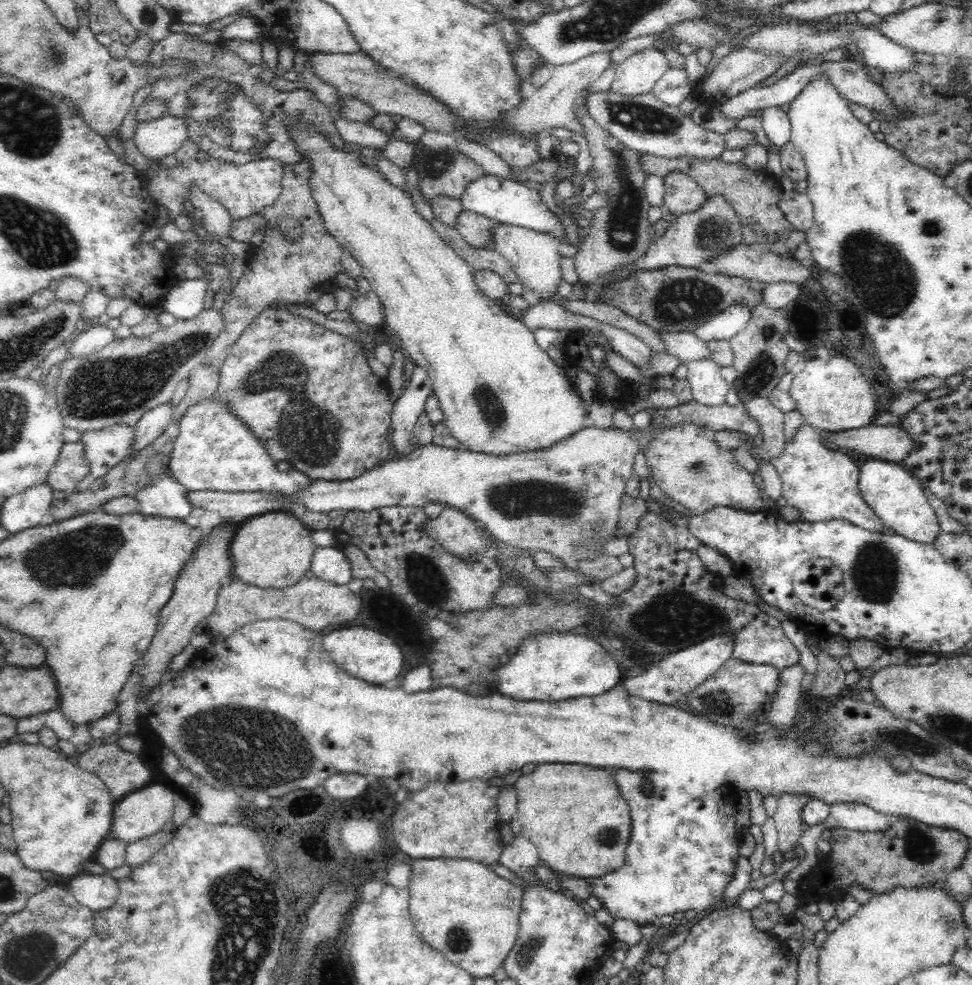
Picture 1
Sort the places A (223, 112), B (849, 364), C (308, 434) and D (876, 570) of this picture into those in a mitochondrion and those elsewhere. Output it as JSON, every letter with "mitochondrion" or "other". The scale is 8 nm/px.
{"A":"mitochondrion","B":"other","C":"mitochondrion","D":"mitochondrion"}

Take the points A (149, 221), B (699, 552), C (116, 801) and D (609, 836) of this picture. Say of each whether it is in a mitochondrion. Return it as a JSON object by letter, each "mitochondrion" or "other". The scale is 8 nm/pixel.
{"A":"other","B":"other","C":"other","D":"mitochondrion"}

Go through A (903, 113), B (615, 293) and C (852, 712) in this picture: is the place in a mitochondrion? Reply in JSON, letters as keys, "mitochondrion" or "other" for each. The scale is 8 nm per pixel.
{"A":"other","B":"other","C":"mitochondrion"}

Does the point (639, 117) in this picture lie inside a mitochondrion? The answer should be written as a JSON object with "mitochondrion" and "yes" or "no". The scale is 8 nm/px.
{"mitochondrion":"yes"}

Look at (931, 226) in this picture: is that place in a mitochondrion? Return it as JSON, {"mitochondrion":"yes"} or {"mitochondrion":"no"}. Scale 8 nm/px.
{"mitochondrion":"yes"}

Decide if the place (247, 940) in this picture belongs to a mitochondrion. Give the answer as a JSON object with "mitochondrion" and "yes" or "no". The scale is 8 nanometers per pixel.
{"mitochondrion":"yes"}

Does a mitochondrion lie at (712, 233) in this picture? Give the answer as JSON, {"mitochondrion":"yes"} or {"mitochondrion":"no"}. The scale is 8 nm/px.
{"mitochondrion":"yes"}

